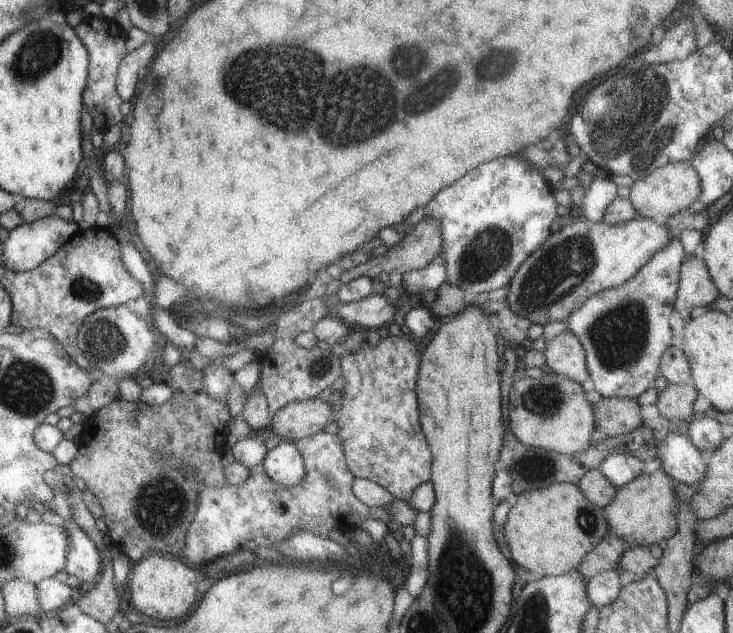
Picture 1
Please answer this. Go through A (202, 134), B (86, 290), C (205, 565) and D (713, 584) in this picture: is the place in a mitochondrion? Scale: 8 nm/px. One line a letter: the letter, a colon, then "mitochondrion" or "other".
A: other
B: mitochondrion
C: other
D: other

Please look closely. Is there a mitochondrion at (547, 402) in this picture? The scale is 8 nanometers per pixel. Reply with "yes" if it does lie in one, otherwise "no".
yes

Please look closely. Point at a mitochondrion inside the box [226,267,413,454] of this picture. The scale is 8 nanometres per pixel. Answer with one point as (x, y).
(317, 369)

